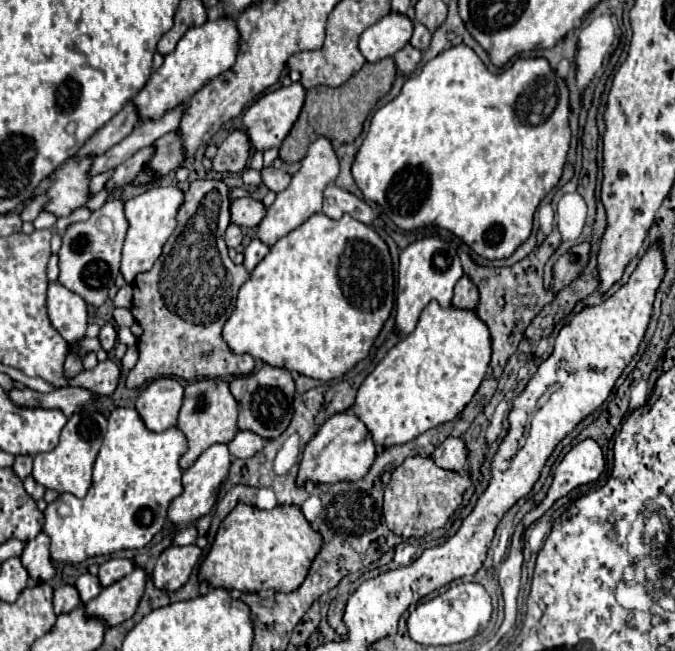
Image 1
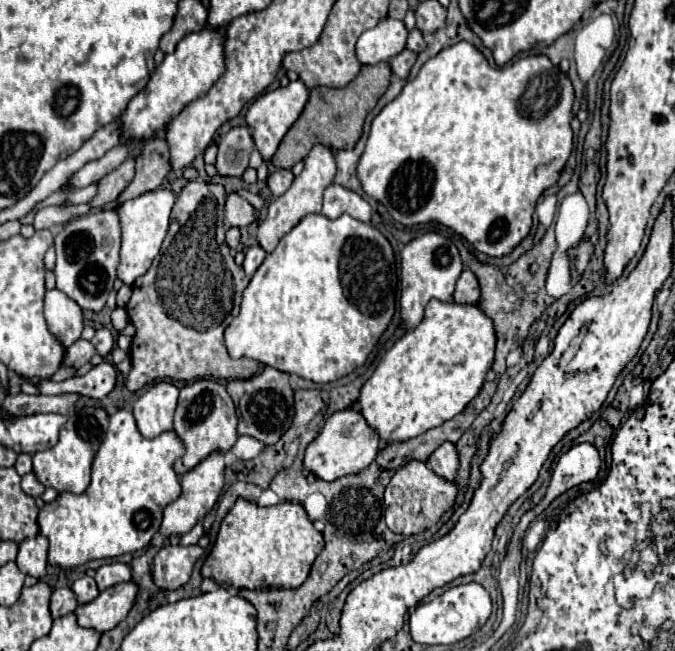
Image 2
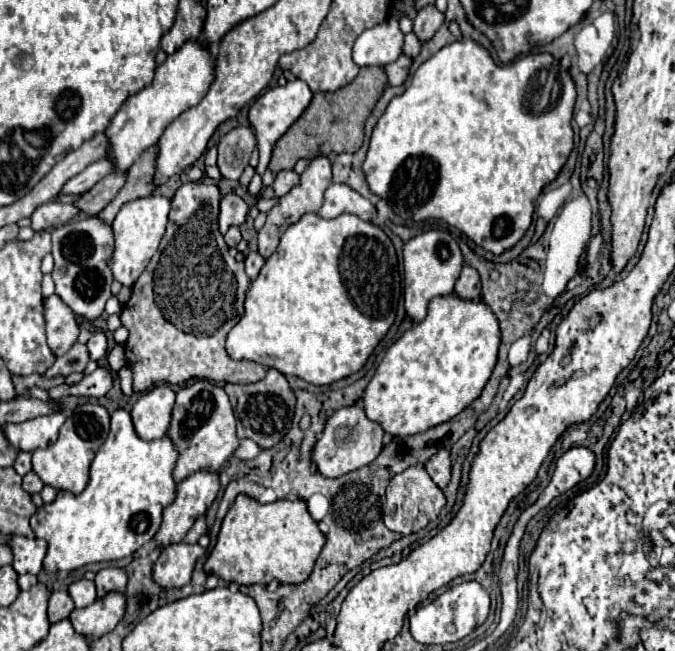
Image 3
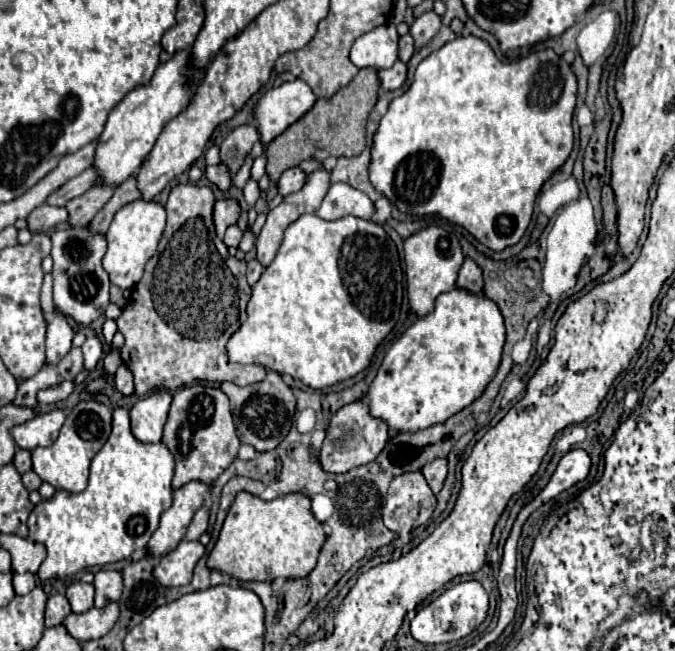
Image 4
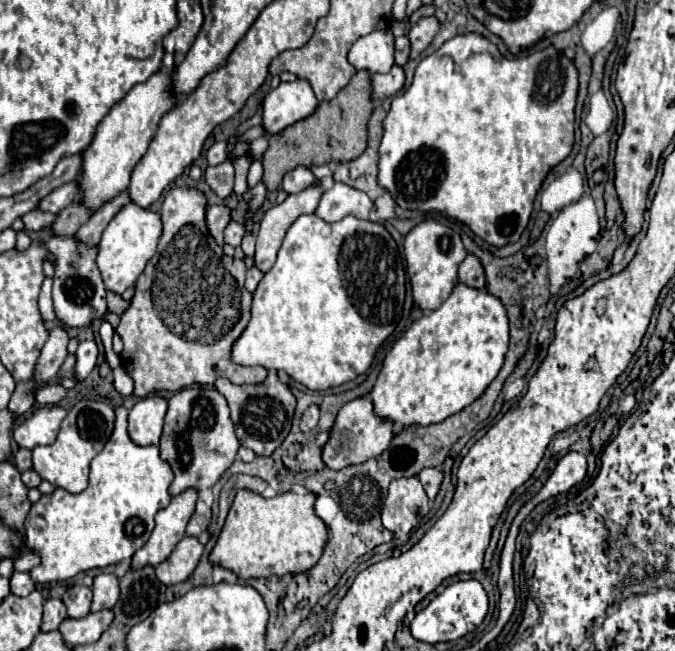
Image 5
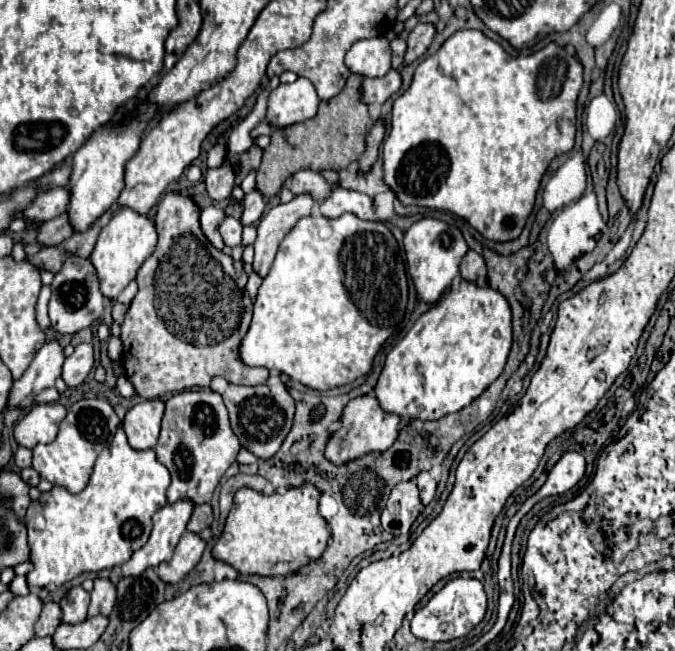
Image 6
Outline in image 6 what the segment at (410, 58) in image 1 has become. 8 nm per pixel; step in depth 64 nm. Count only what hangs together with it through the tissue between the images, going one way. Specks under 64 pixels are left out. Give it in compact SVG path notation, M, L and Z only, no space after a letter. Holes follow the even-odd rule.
M390 70L382 78L364 78L360 86L360 100L368 106L374 102L384 104L388 96L398 92L398 88L400 88L400 74L396 70Z

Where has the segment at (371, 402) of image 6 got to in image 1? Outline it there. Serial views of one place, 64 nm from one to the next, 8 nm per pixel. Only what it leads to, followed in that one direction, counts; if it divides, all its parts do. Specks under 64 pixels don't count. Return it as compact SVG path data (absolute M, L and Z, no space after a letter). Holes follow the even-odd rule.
M350 410L340 412L328 418L316 432L316 436L306 444L298 472L298 484L306 482L334 484L340 480L360 480L366 476L374 458L376 458L376 446L366 424L358 420Z

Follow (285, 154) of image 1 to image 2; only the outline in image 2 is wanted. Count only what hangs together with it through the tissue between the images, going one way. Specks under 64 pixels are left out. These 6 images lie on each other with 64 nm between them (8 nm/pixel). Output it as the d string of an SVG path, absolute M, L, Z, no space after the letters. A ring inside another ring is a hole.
M374 64L374 66L362 66L360 74L344 88L314 88L310 90L308 104L296 124L286 132L282 138L276 154L272 156L272 164L276 168L292 168L298 160L304 160L312 146L324 144L330 150L342 150L342 148L354 148L356 142L362 136L362 126L366 120L366 114L376 106L380 96L386 92L390 84L390 66L388 64Z

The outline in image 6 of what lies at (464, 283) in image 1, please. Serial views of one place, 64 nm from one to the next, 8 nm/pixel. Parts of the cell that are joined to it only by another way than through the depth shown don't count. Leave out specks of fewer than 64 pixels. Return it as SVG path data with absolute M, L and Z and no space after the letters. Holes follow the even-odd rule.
M468 250L462 264L460 264L460 276L464 280L470 280L478 286L484 286L488 280L486 280L486 264L484 264L484 258L474 252L474 250Z

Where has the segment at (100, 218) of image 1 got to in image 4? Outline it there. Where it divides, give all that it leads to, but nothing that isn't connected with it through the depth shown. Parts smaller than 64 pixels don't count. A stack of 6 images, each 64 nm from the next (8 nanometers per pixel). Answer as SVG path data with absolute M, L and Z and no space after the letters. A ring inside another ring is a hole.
M60 226L52 234L52 260L54 260L54 306L74 322L88 326L108 306L110 280L102 268L102 256L106 252L106 240L100 234L88 232L88 228Z

